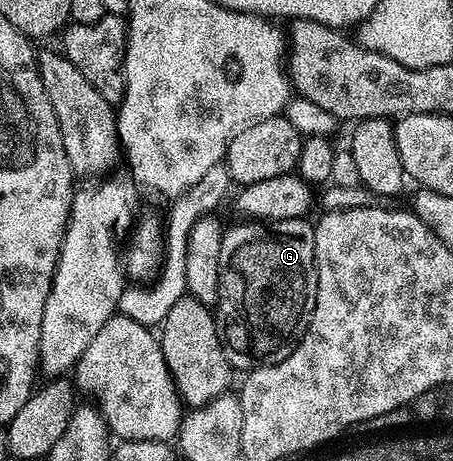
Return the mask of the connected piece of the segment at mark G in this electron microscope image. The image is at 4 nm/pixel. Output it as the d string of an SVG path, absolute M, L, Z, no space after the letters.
M297 217L296 219L284 219L269 223L242 223L246 225L234 225L225 230L220 243L220 291L218 292L218 304L213 310L214 320L218 322L218 334L222 340L222 349L226 352L227 359L235 370L249 371L259 369L265 365L280 363L280 359L288 359L294 348L300 343L304 331L308 331L308 323L312 311L316 307L316 267L314 266L314 225L309 220Z

